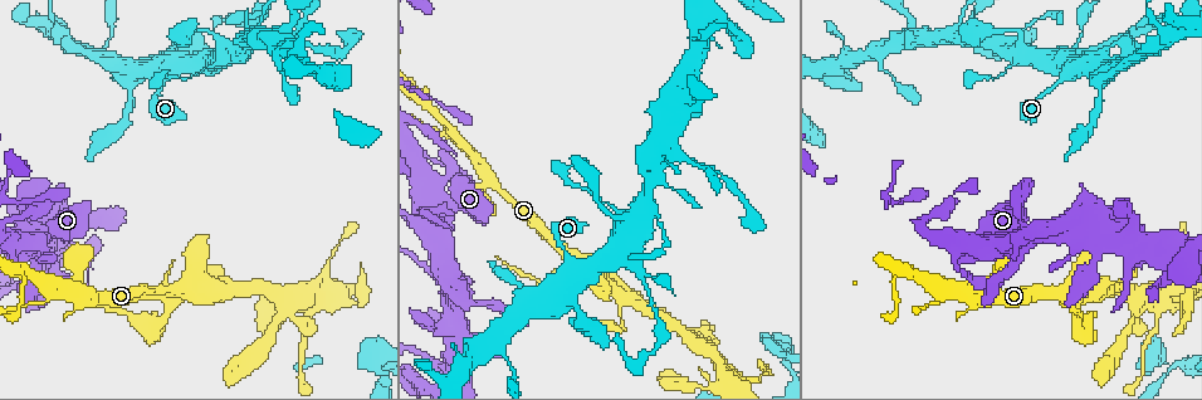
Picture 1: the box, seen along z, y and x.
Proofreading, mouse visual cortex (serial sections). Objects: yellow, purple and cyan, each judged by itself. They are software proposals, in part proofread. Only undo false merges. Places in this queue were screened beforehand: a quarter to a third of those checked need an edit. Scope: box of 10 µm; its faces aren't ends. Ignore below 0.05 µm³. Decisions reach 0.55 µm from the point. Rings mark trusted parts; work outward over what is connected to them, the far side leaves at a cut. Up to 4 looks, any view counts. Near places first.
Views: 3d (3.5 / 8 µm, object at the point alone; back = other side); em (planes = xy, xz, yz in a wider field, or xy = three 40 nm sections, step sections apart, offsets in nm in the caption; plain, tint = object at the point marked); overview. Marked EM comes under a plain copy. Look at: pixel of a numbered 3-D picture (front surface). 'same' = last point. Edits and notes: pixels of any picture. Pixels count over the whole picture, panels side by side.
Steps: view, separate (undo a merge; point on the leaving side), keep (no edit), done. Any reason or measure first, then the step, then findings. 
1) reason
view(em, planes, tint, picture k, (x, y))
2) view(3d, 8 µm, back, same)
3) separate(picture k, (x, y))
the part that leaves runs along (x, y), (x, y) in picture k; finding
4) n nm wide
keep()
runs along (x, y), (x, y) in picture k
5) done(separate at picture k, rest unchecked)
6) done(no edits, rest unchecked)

thin arm on a thick one
view(3d, 3.5 µm, picture 1, (695, 165))

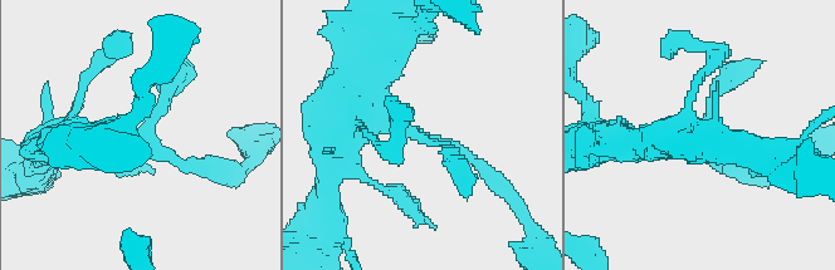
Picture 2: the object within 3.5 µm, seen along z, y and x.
need the tissue
view(em, xy, step 5, tint, picture 2, (416, 134))

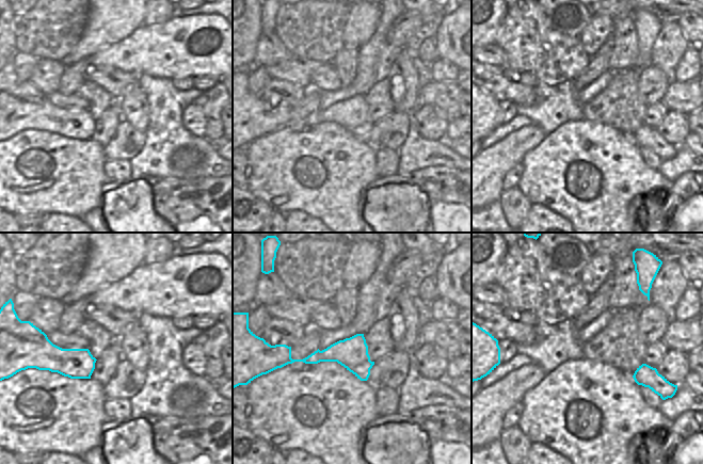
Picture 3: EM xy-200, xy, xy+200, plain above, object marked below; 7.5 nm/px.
240 nm wide
keep()
runs along (282, 361), (352, 355), (369, 365) in picture 3; one cell here

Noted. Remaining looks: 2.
four arms meet
view(3d, 3.5 µm, picture 1, (1087, 208))

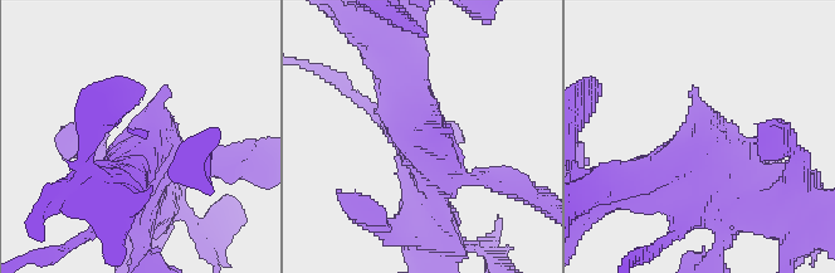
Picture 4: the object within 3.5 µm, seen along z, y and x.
view(em, xy, step 1, tint, picture 4, (703, 138))

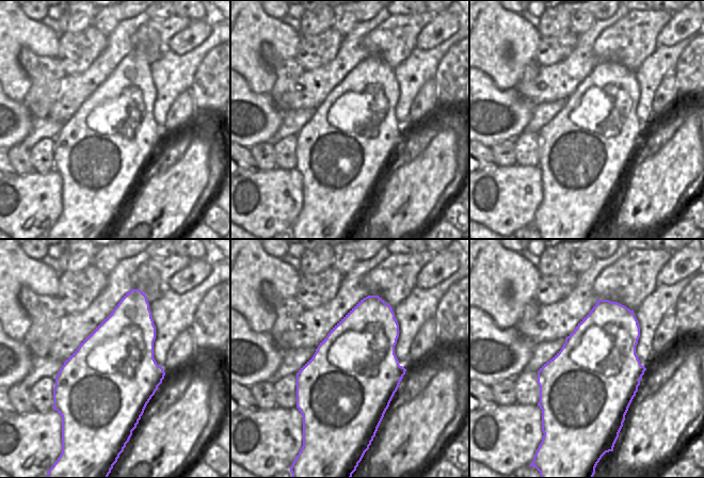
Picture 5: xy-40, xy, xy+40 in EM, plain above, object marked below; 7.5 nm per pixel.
keep()
runs along (123, 176), (140, 164), (166, 87) in picture 4; one cell here

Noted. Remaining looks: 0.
done(no edits, rest unchecked)

